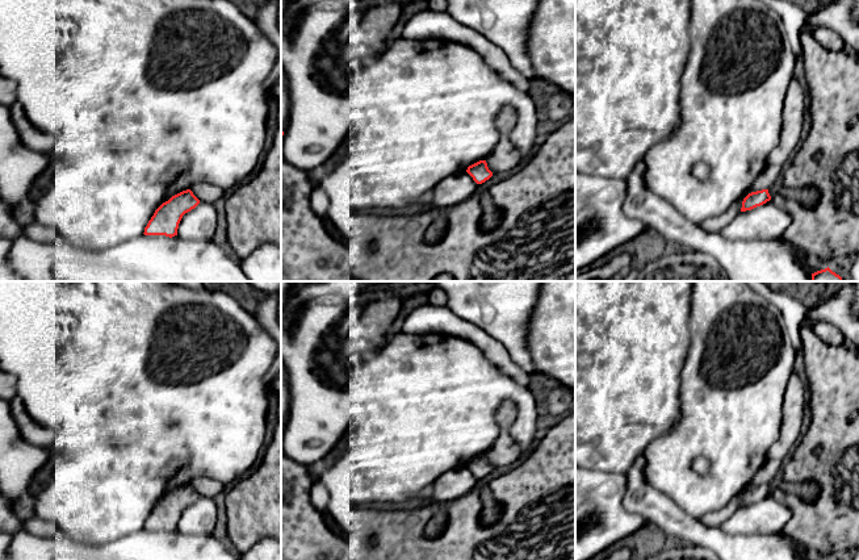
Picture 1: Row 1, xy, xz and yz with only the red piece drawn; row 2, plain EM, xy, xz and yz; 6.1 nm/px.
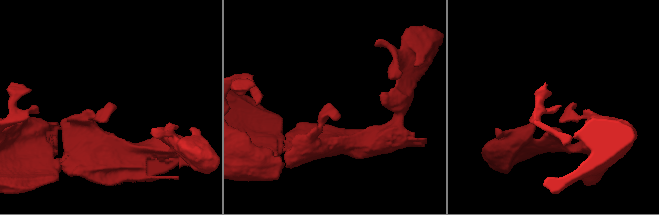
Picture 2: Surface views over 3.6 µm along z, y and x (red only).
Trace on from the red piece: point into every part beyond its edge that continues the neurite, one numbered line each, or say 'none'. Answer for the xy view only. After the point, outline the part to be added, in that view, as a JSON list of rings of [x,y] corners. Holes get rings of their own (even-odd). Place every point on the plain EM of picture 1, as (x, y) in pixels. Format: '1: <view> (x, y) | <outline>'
1: xy (205, 487) | [[[200,476],[190,481],[193,489],[200,494],[200,497],[213,500],[219,493],[223,493],[226,486],[217,480]]]

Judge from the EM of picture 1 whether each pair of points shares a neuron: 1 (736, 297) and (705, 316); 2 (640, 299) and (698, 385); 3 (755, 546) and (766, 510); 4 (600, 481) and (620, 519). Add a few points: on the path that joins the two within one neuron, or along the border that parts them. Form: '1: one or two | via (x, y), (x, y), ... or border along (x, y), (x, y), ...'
1: one | via (728, 305), (717, 316), (713, 316)
2: two | border along (688, 335), (690, 345), (681, 375), (679, 396)
3: two | border along (780, 531), (728, 534)
4: one | via (600, 490), (600, 500), (611, 510)

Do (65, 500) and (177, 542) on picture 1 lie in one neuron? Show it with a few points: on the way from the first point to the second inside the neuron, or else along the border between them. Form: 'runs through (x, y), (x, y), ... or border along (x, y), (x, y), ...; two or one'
border along (142, 527), (113, 540); two

